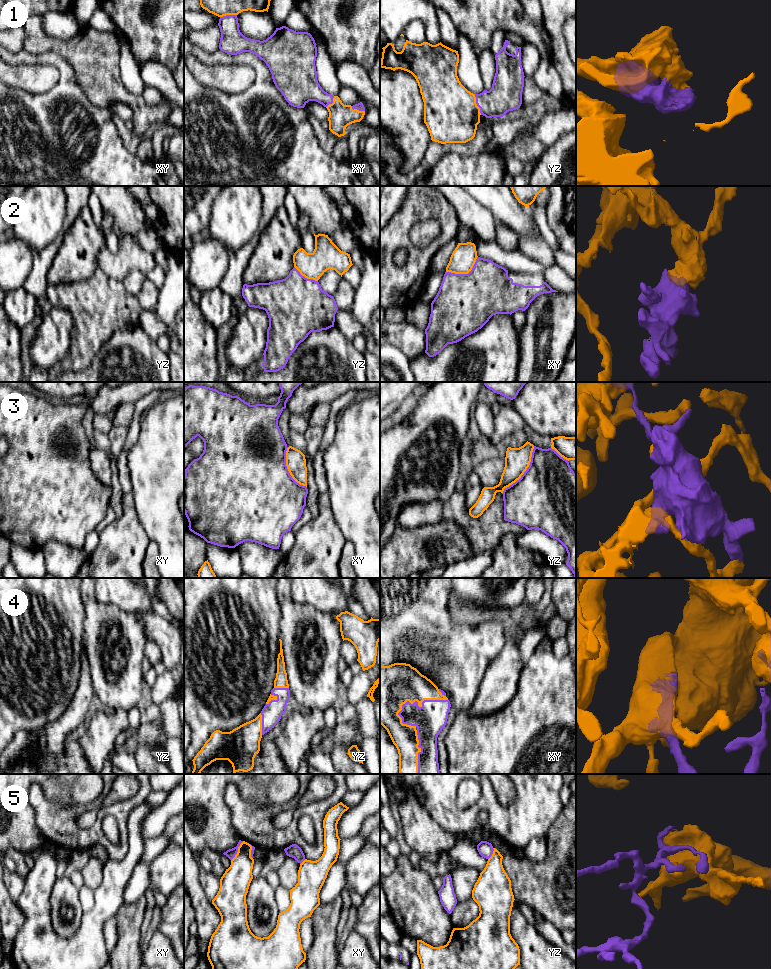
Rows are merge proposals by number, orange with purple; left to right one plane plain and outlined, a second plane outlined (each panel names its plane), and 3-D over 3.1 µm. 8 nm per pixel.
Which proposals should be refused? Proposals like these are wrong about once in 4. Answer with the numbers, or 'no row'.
5

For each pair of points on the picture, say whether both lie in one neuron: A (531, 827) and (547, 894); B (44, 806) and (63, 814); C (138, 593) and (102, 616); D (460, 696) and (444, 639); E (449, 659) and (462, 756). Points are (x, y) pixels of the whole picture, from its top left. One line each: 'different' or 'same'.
A: different
B: same
C: different
D: same
E: different

